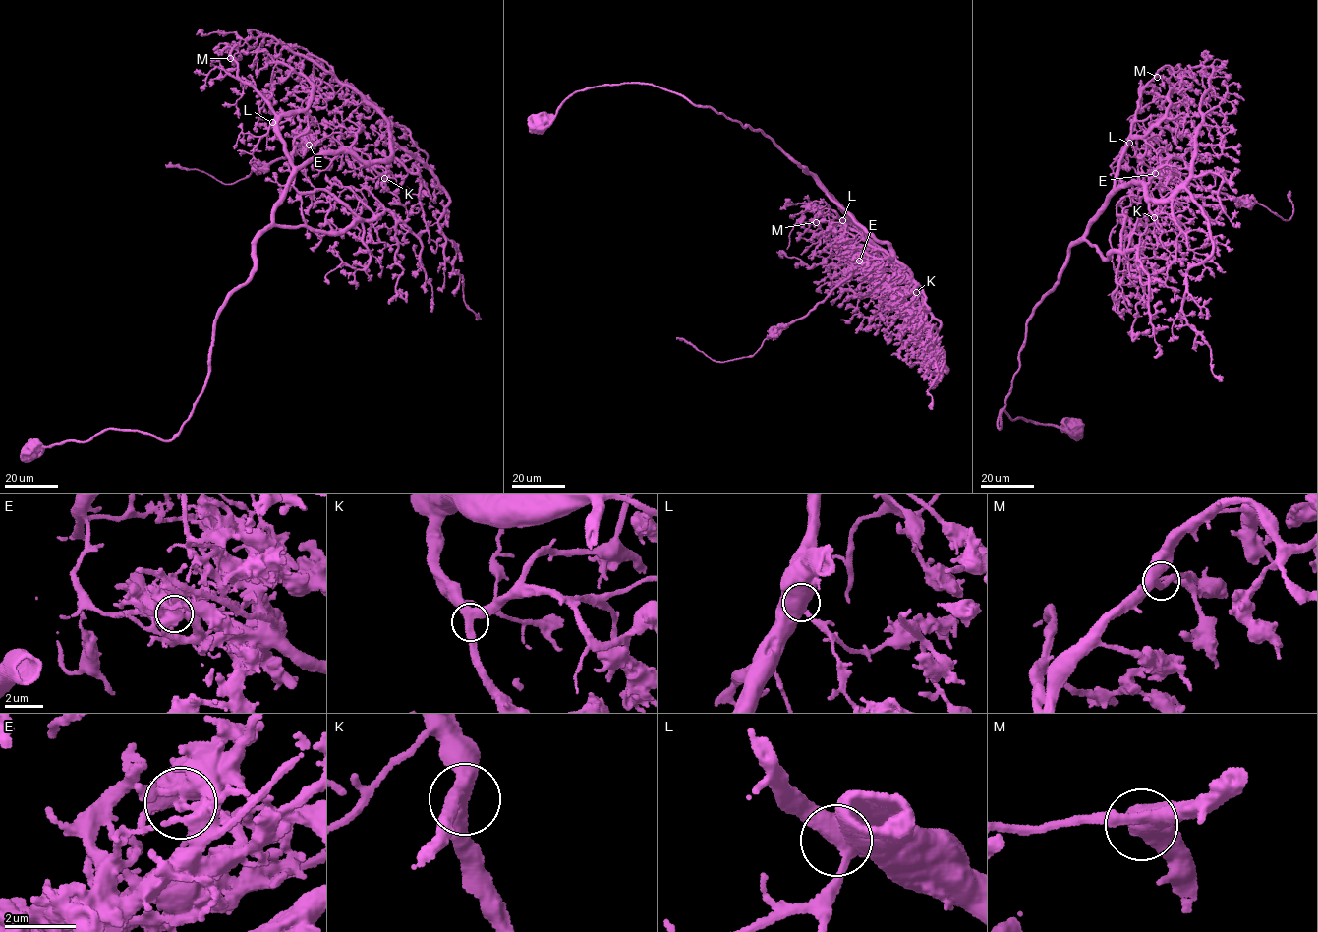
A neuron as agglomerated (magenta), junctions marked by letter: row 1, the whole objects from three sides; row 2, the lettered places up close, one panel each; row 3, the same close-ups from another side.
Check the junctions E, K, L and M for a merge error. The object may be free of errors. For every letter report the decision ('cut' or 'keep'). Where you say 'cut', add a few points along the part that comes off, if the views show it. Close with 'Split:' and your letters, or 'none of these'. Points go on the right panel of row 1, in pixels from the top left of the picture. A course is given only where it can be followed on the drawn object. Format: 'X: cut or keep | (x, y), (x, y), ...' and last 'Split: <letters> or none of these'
E: cut | (1155, 174), (1155, 176), (1202, 186), (1233, 198), (1252, 199), (1287, 220), (1293, 211), (1289, 192)
K: keep
L: keep
M: keep
Split: E

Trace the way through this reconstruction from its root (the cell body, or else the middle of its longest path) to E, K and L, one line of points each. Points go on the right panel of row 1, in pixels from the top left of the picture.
E: (1072, 429), (1011, 420), (1003, 409), (998, 428), (1025, 323), (1088, 223), (1120, 188), (1155, 174)
K: (1072, 429), (1011, 420), (1003, 409), (998, 428), (1026, 321), (1114, 193), (1142, 185), (1154, 217)
L: (1072, 429), (1011, 420), (1003, 409), (997, 420), (1000, 429), (1026, 321), (1113, 189), (1129, 143)

